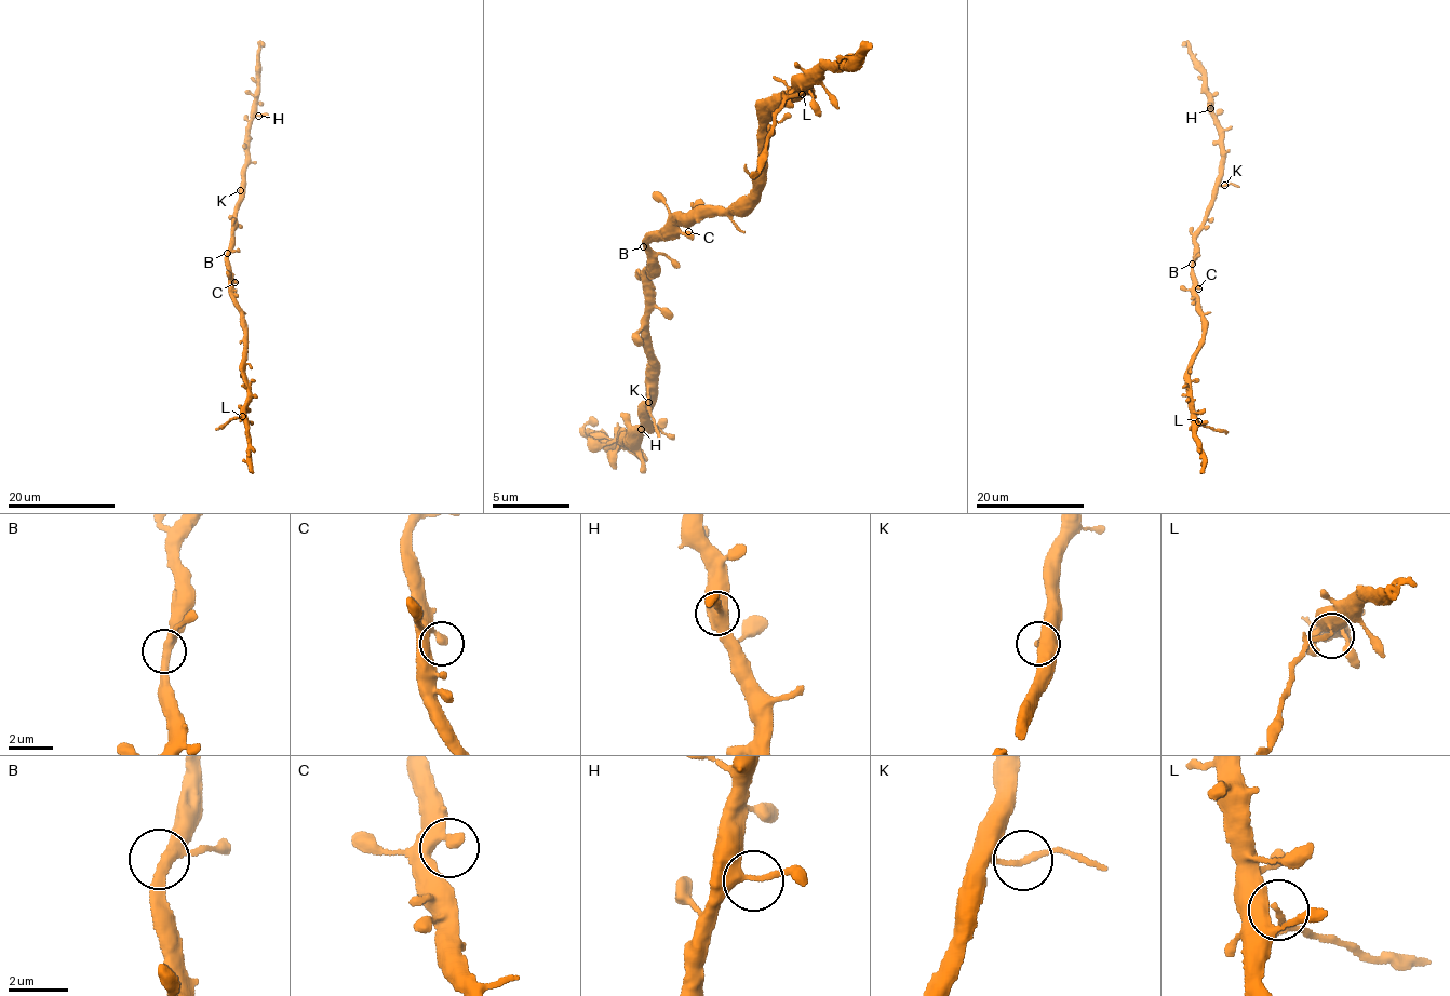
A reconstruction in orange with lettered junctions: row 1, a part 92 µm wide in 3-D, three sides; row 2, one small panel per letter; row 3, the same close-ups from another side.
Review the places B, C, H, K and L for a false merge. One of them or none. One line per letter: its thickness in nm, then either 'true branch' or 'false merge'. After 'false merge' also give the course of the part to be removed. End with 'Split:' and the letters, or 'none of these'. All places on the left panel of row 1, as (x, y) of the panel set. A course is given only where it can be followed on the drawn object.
B: calibre 360 nm; true branch
C: calibre 360 nm; true branch
H: calibre 280 nm; true branch
K: calibre 180 nm; true branch
L: calibre 280 nm; false merge; course (242, 417), (215, 428)
Split: L

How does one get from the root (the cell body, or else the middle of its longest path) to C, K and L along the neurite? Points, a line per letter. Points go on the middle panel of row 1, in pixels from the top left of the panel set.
C: (650, 251), (648, 244), (660, 228), (688, 231)
K: (650, 251), (640, 279), (647, 308), (643, 328), (652, 353), (644, 371), (650, 381), (648, 402)
L: (650, 251), (676, 214), (709, 203), (723, 212), (746, 196), (761, 175), (769, 113), (805, 82), (801, 92)

